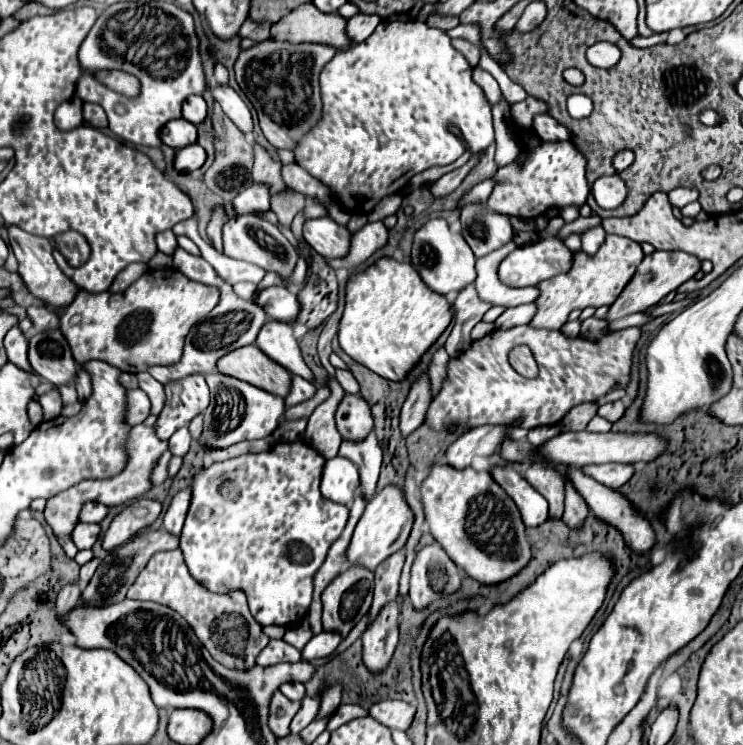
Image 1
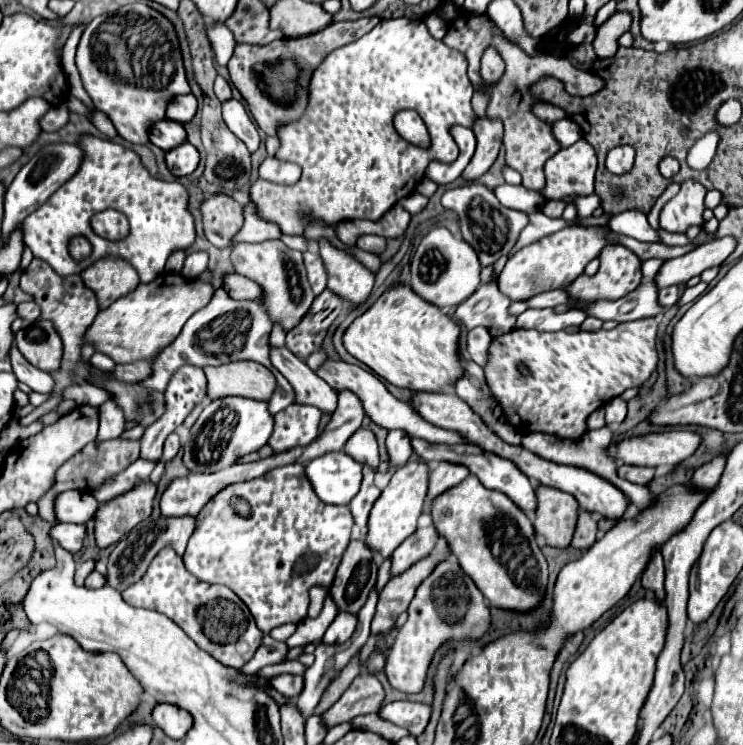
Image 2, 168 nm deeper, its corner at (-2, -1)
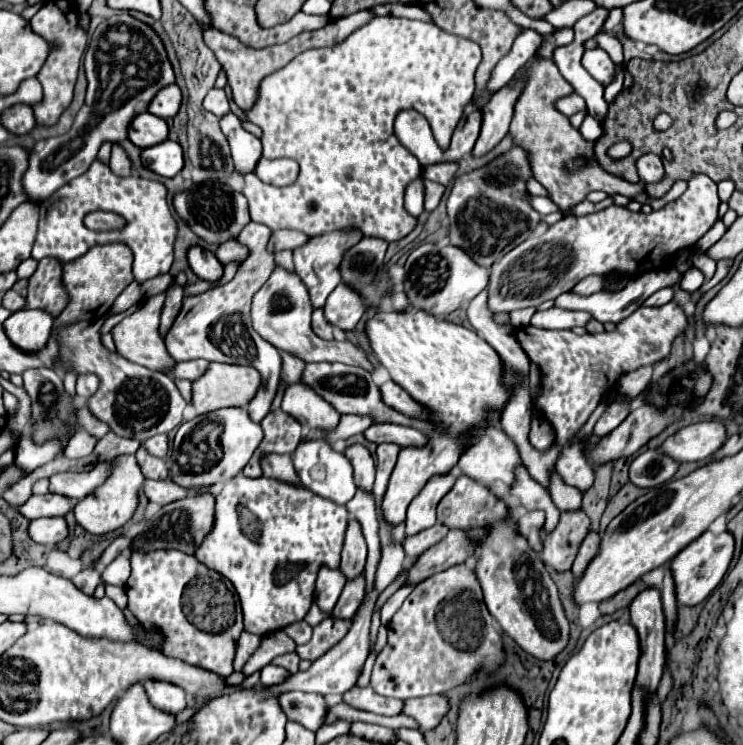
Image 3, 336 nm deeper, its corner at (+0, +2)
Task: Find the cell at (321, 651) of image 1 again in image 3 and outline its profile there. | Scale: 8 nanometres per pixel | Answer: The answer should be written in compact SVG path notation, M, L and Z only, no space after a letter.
M362 576L362 580L346 582L346 586L342 590L342 596L332 610L332 618L350 620L356 614L362 598L364 598L364 576Z

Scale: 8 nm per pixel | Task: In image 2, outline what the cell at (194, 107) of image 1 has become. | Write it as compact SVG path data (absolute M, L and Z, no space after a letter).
M192 93L188 95L178 95L176 99L172 99L172 103L168 105L168 111L166 111L166 119L170 121L180 121L180 123L188 123L194 113L196 113L196 97Z

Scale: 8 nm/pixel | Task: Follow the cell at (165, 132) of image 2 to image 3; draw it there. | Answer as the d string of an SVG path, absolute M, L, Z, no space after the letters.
M146 112L146 114L140 114L138 118L134 118L134 122L130 124L130 132L128 132L128 138L140 146L140 148L148 148L148 146L156 146L158 142L164 142L168 138L168 124L166 120Z

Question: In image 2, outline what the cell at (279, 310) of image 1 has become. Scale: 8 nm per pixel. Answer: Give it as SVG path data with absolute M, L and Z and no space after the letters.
M238 273L224 275L222 287L228 291L228 295L232 295L232 299L260 301L260 297L262 297L262 289L254 281L246 279L244 275L238 275Z

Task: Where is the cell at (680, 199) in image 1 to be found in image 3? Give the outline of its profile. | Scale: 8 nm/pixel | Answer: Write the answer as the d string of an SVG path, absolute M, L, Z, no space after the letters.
M694 174L678 200L650 214L610 206L588 216L564 216L544 234L530 236L492 266L488 308L492 312L512 312L528 306L538 308L542 302L556 300L562 292L572 290L588 274L608 276L610 272L620 272L630 278L654 268L664 268L678 250L692 248L718 220L718 206L716 182L706 174Z

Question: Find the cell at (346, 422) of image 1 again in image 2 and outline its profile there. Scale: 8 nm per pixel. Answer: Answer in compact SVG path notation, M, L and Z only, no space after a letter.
M358 429L348 439L348 443L344 445L344 451L350 457L354 457L358 463L370 465L376 471L376 467L378 467L378 445L376 445L376 437L372 431Z

